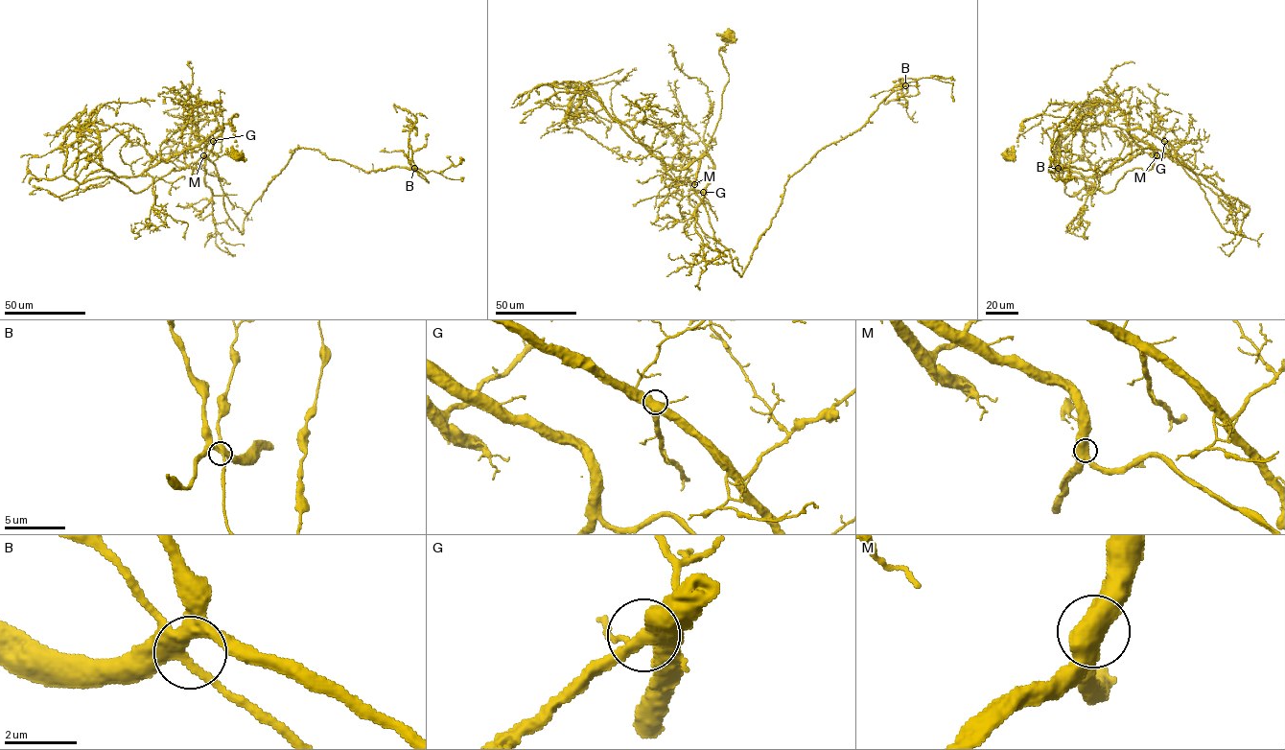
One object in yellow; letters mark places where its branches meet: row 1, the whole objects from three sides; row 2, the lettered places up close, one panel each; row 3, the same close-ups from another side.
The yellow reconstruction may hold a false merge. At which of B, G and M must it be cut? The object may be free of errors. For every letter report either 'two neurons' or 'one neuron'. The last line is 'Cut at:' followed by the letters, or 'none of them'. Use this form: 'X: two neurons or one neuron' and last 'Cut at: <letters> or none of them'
B: one neuron
G: one neuron
M: one neuron
Cut at: none of them

